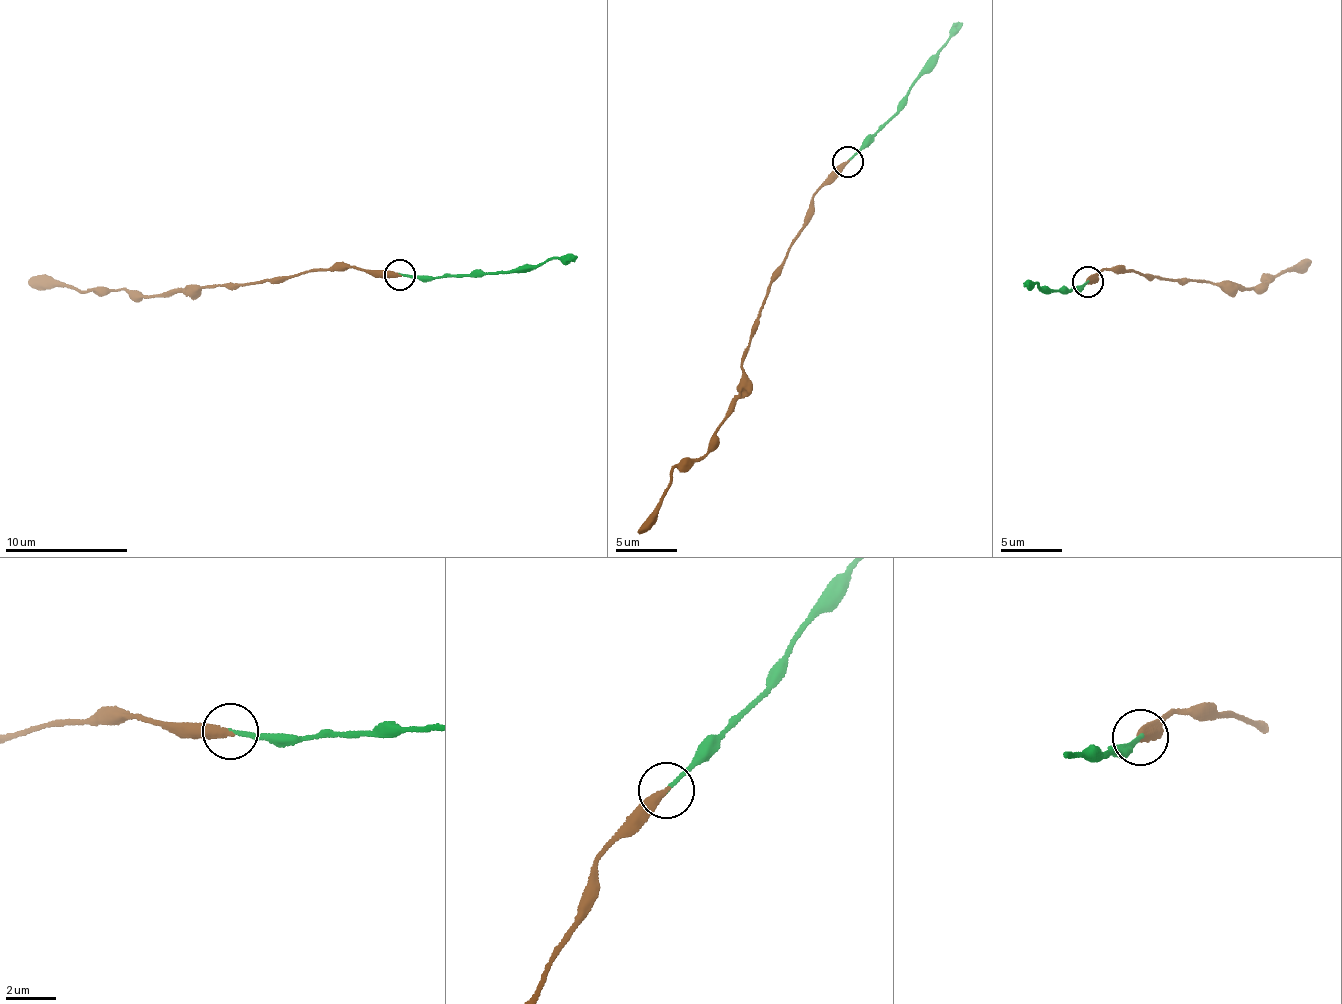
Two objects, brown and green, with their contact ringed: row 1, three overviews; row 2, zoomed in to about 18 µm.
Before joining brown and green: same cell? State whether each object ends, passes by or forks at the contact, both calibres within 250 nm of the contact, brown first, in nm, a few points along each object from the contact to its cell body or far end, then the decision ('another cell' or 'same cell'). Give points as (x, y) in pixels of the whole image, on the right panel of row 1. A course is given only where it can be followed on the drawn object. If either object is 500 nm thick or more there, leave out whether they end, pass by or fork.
brown ends | green ends | 380/160 nm | brown via (1087, 281), (1124, 267), (1146, 277), (1233, 282), (1247, 289), (1309, 260) | green via (1087, 281), (1061, 294), (1052, 289), (1044, 294), (1037, 283), (1028, 284) | same cell

